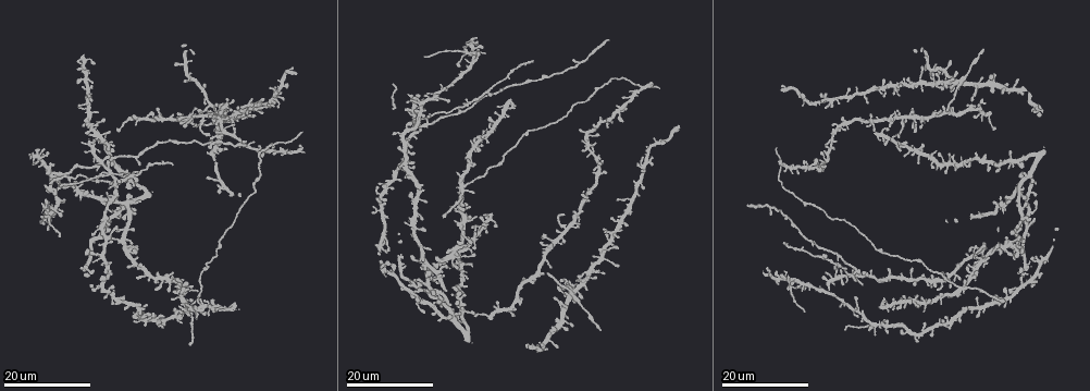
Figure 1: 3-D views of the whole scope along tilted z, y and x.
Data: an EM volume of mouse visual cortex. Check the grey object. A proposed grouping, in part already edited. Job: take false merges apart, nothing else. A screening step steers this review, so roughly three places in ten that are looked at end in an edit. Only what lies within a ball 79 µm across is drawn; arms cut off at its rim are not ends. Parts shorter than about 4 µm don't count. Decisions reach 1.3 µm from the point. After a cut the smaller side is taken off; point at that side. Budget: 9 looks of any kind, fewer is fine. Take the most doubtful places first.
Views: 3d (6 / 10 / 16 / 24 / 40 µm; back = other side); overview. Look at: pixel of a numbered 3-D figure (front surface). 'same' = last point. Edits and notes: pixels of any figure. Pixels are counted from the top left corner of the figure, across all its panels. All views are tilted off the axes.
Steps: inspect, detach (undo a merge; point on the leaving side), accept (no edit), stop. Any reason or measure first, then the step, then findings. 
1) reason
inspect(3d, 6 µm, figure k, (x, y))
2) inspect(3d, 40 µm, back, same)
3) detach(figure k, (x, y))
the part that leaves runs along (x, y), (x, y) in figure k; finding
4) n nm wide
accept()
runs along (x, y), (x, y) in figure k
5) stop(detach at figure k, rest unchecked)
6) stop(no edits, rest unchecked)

thin arm on a thick one
inspect(3d, 16 µm, figure 1, (100, 231))

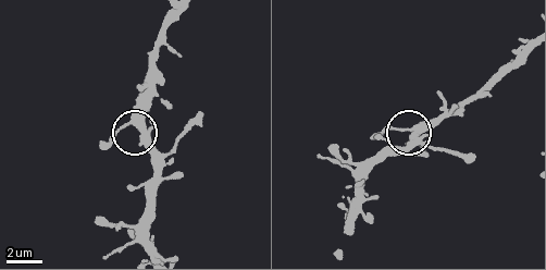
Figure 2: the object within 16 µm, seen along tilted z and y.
inspect(3d, 10 µm, figure 2, (134, 120))

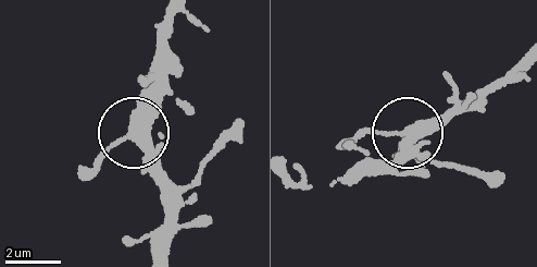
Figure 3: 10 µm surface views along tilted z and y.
accept()
one cell here

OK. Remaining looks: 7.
inspect(3d, 24 µm, figure 1, (108, 172))

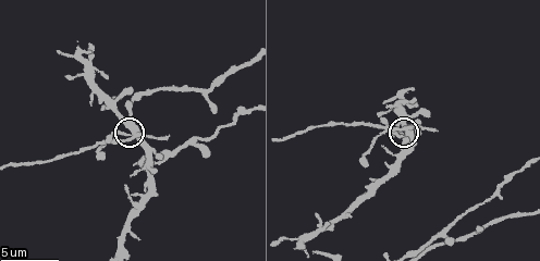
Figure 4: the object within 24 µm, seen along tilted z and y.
inspect(3d, 10 µm, figure 4, (401, 136))

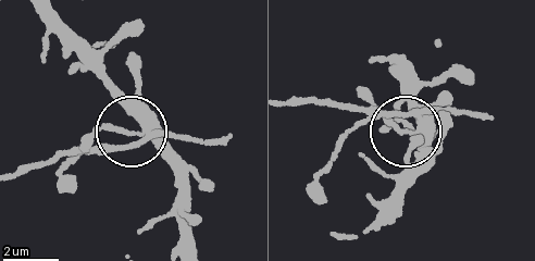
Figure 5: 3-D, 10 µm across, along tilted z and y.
340 nm wide
detach(figure 5, (110, 149))
the part that leaves runs along (418, 125), (398, 112), (372, 117), (321, 102), (287, 103) in figure 5; a second cell is stuck on

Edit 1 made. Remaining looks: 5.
two arms in line, one across
inspect(3d, 16 µm, figure 1, (204, 117))

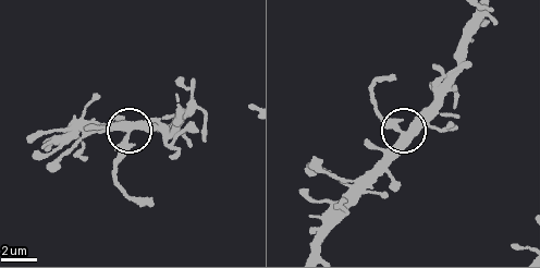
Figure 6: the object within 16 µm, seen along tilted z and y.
inspect(3d, 10 µm, figure 6, (404, 137))

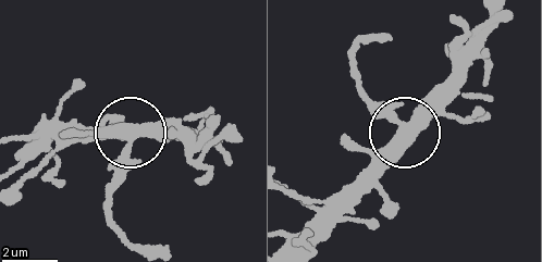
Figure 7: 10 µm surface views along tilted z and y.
detach(figure 7, (116, 188))
the part that leaves runs along (128, 154), (111, 192), (113, 222), (126, 237), (156, 249) in figure 7; a second cell is stuck on

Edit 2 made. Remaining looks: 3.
side arm on a straight run
inspect(3d, 16 µm, figure 1, (961, 79))

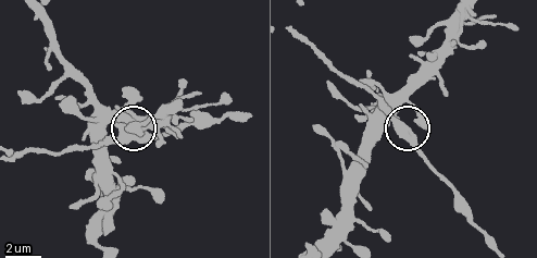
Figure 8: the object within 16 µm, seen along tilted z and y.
zoom in
inspect(3d, 6 µm, figure 8, (122, 127))

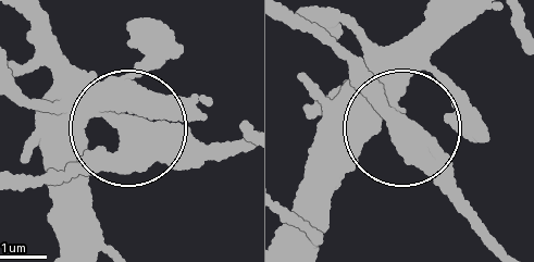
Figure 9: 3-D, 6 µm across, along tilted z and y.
detach(figure 9, (435, 153))
two cells meet here

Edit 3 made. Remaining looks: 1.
stop(detach at figure 5, detach at figure 7, detach at figure 9, rest unchecked)

